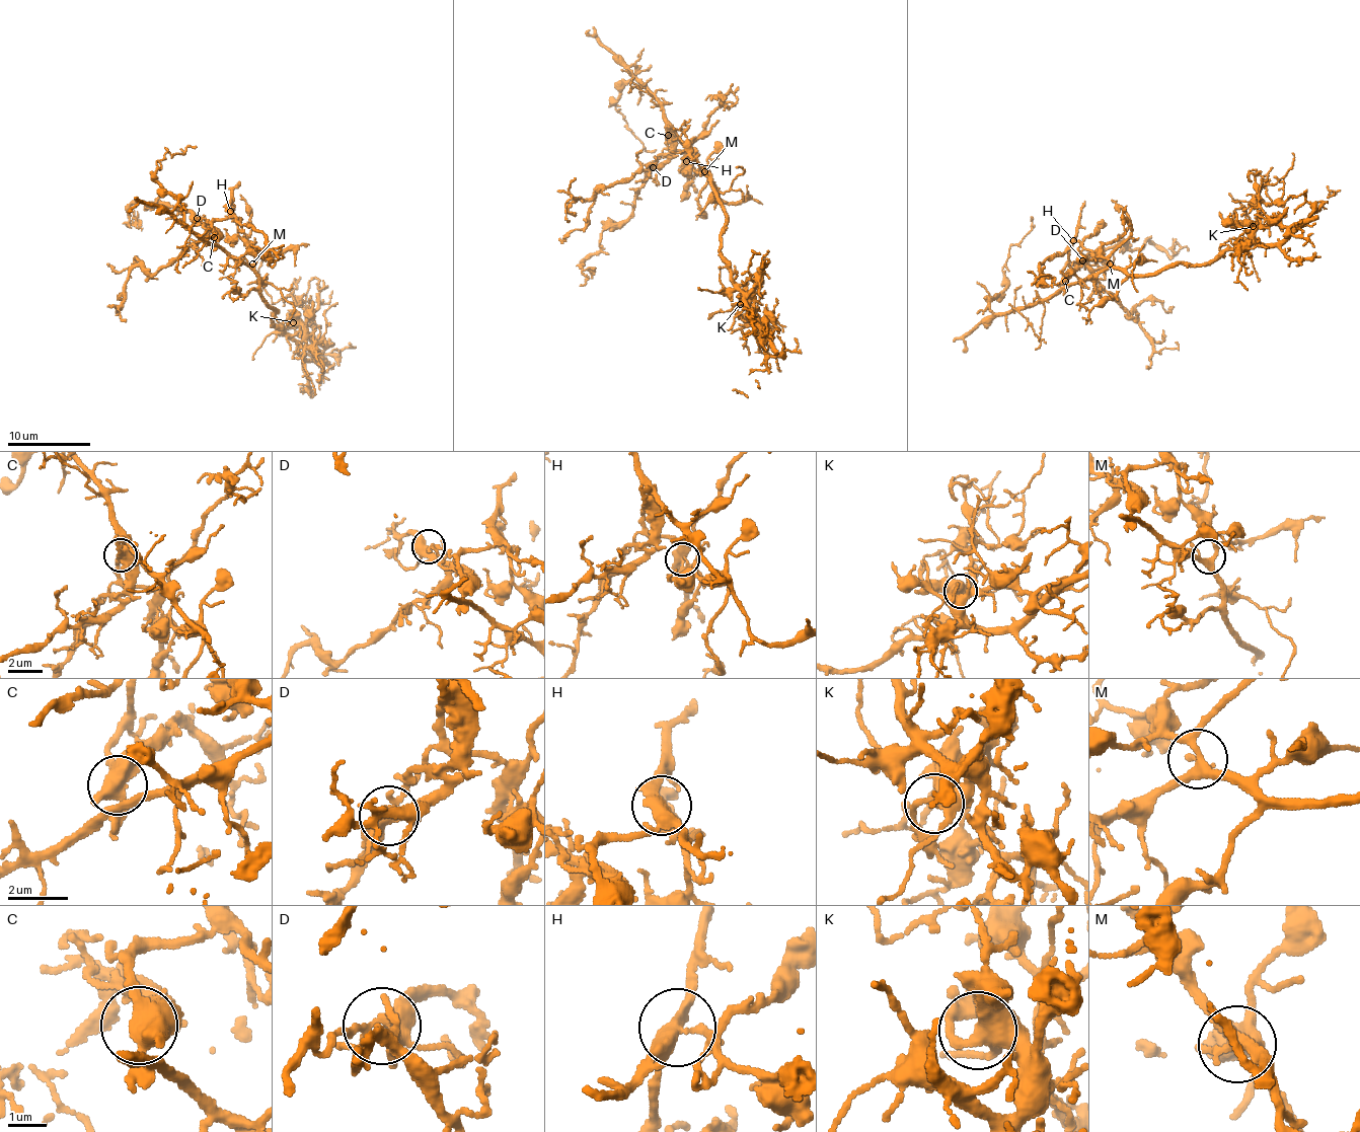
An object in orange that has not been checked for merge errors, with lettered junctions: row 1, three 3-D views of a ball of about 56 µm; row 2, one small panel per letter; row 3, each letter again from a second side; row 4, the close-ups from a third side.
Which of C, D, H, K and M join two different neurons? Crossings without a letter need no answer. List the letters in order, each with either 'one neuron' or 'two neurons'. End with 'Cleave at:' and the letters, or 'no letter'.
C: two neurons
D: one neuron
H: two neurons
K: one neuron
M: one neuron
Cleave at: C, H

